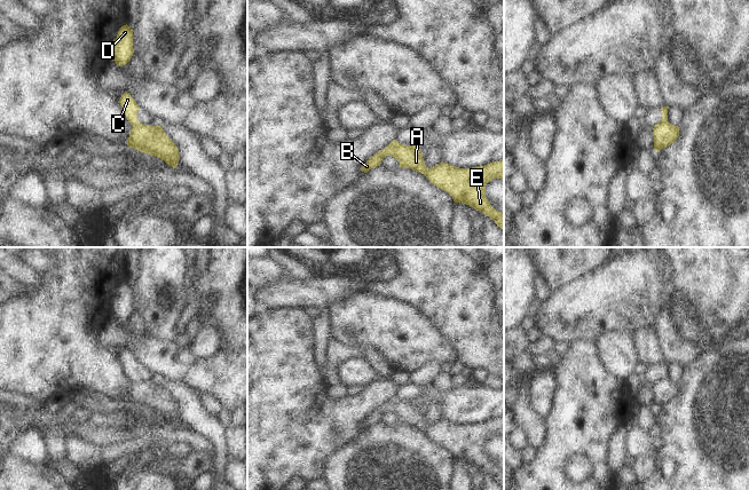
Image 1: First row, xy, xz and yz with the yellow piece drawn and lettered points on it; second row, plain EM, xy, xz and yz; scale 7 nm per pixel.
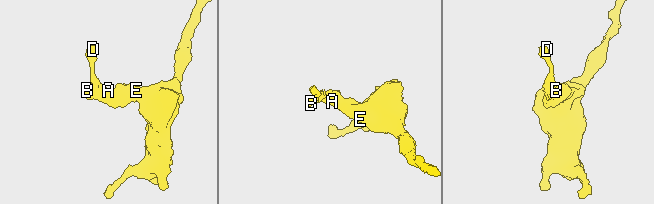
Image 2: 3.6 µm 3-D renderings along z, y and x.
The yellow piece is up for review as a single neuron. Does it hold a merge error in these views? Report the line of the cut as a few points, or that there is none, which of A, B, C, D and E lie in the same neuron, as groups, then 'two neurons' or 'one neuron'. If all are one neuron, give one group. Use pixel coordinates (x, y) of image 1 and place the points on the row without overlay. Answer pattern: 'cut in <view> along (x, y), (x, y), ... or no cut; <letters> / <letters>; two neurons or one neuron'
cut in yz along (667, 378), (654, 384); A E / B C D; two neurons

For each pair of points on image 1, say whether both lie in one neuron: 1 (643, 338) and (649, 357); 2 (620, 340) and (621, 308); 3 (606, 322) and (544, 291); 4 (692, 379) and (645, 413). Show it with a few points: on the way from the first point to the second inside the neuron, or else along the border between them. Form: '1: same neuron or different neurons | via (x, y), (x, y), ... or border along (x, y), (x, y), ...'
1: same neuron | via (647, 342), (649, 353)
2: different neurons | border along (632, 334), (625, 331), (607, 331), (596, 341)
3: different neurons | border along (553, 292), (542, 302)
4: different neurons | border along (655, 409), (657, 419)

